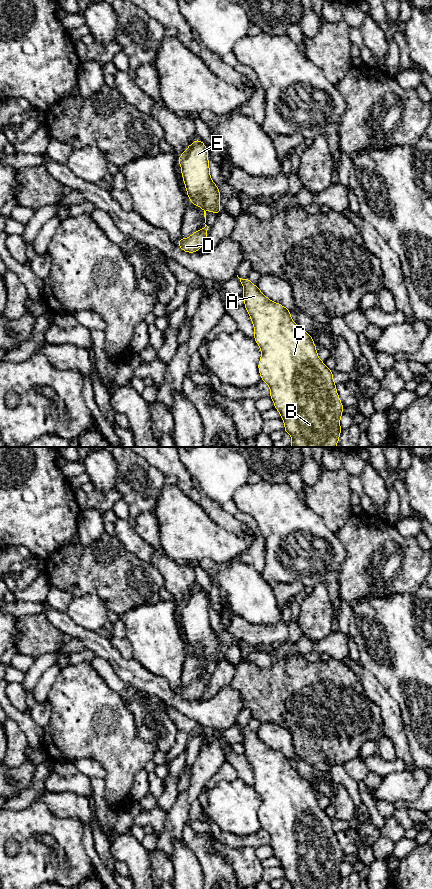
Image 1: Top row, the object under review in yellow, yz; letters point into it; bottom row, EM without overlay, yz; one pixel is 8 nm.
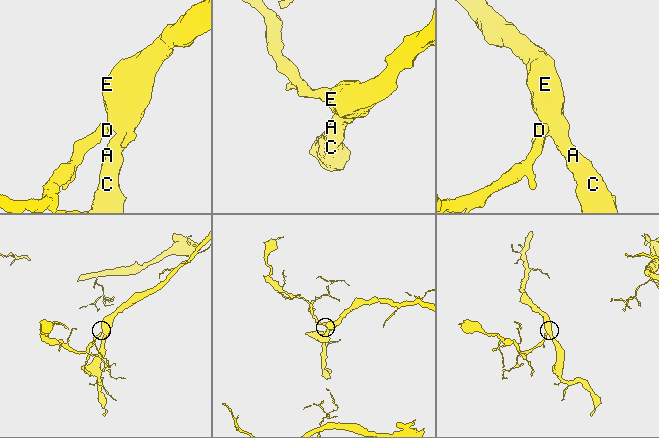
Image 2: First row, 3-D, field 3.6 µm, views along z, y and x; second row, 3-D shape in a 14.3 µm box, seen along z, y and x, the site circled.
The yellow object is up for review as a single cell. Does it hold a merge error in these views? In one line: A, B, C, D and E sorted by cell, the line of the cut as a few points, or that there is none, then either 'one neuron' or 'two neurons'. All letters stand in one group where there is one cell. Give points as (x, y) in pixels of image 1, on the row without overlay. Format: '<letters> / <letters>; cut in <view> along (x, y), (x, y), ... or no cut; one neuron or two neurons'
A B C D E; no cut; one neuron

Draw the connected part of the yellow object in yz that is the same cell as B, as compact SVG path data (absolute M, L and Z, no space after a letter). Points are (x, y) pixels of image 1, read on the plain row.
M239 726L244 736L242 745L254 774L254 788L261 797L261 807L258 811L261 828L270 836L270 846L274 850L274 856L280 860L285 875L285 881L292 885L292 889L339 889L340 866L344 854L337 842L336 831L333 829L334 820L326 815L319 807L315 791L311 783L300 777L292 768L290 757L280 751L271 749L259 737L253 733L249 726Z

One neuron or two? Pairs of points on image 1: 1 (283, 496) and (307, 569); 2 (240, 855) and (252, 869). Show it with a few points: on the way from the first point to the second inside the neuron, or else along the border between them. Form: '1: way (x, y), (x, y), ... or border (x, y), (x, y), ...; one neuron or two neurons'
1: way (283, 514), (283, 519), (304, 551); one neuron
2: way (242, 858), (249, 866); one neuron

